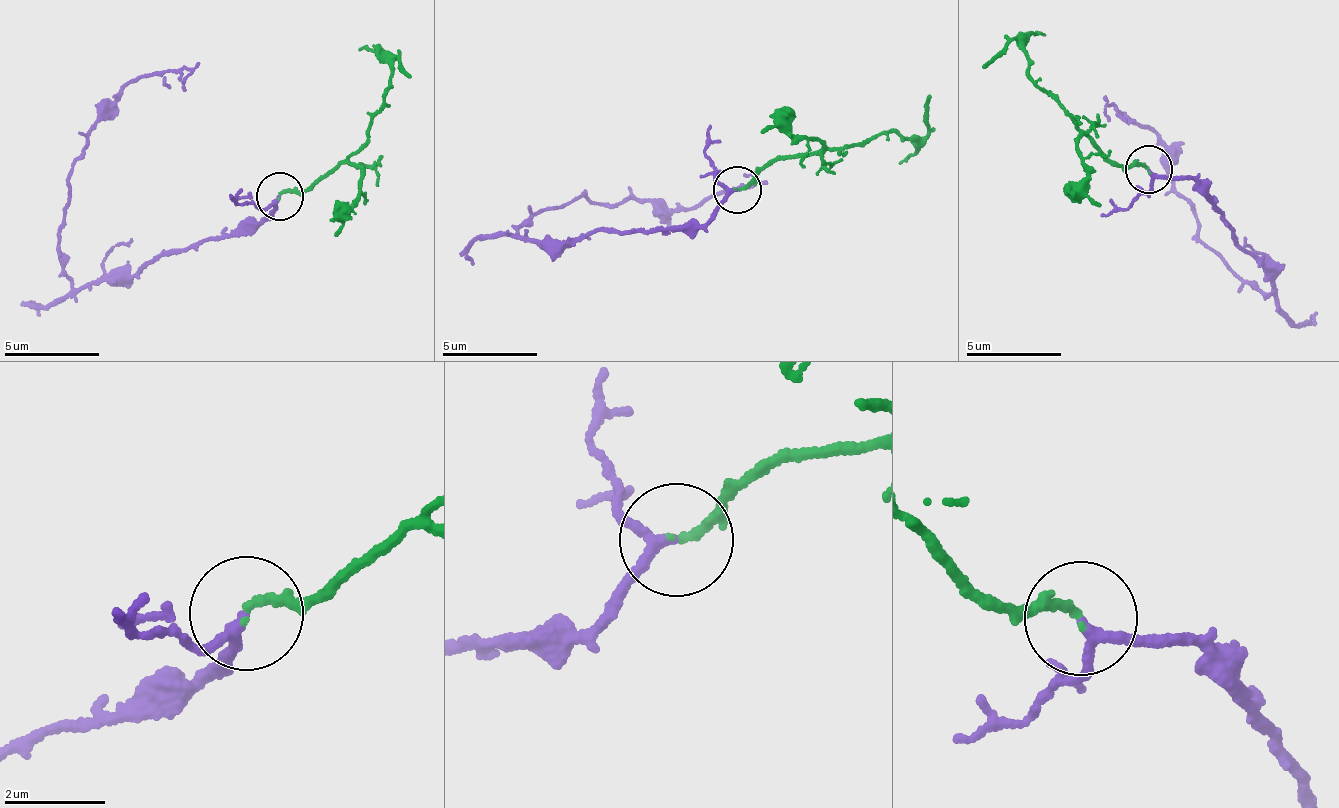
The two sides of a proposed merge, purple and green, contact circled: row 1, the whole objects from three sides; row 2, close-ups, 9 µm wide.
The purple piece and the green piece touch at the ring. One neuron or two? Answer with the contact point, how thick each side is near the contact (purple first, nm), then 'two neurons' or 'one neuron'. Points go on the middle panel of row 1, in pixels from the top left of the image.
place (737, 190); calibres 180 and 160 nm; one neuron

